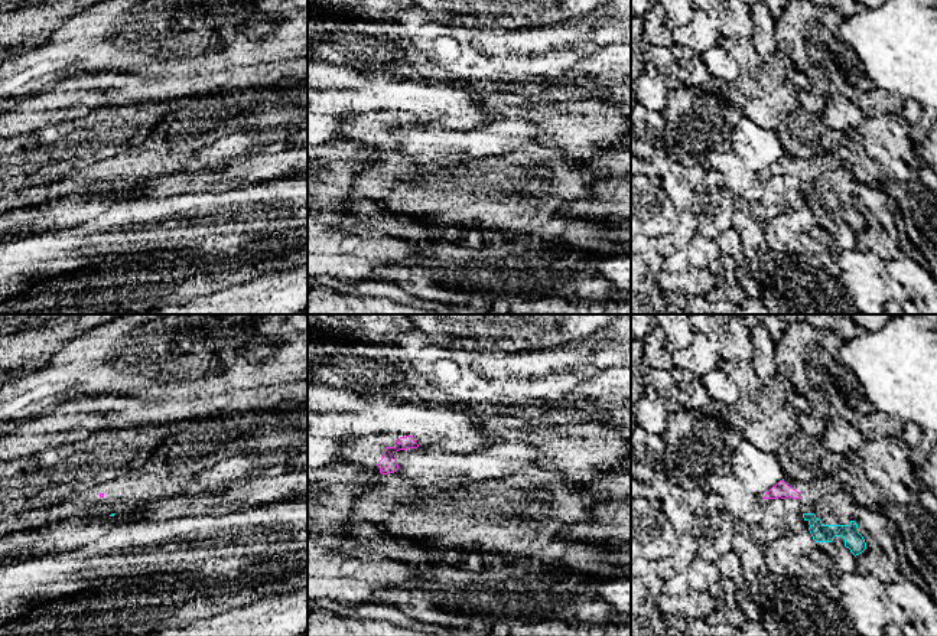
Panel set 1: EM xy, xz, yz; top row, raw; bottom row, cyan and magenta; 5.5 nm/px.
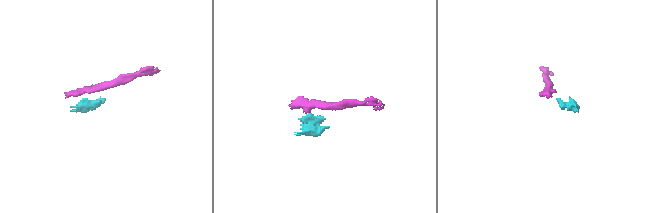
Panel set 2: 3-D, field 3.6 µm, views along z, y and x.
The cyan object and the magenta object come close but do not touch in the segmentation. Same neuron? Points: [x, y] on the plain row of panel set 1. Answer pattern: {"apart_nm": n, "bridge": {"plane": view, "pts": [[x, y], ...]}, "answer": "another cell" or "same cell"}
{"apart_nm": 90, "bridge": {"plane": "yz", "pts": [[803, 191], [799, 175]]}, "answer": "another cell"}

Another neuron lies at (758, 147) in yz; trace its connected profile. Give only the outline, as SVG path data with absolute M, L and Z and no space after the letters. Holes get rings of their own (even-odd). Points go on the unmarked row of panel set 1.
M748 115L732 124L729 140L731 150L759 175L784 156L777 131L758 125Z

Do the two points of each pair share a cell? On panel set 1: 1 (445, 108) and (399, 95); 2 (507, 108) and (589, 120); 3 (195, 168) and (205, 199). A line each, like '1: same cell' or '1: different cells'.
1: same cell
2: same cell
3: different cells

